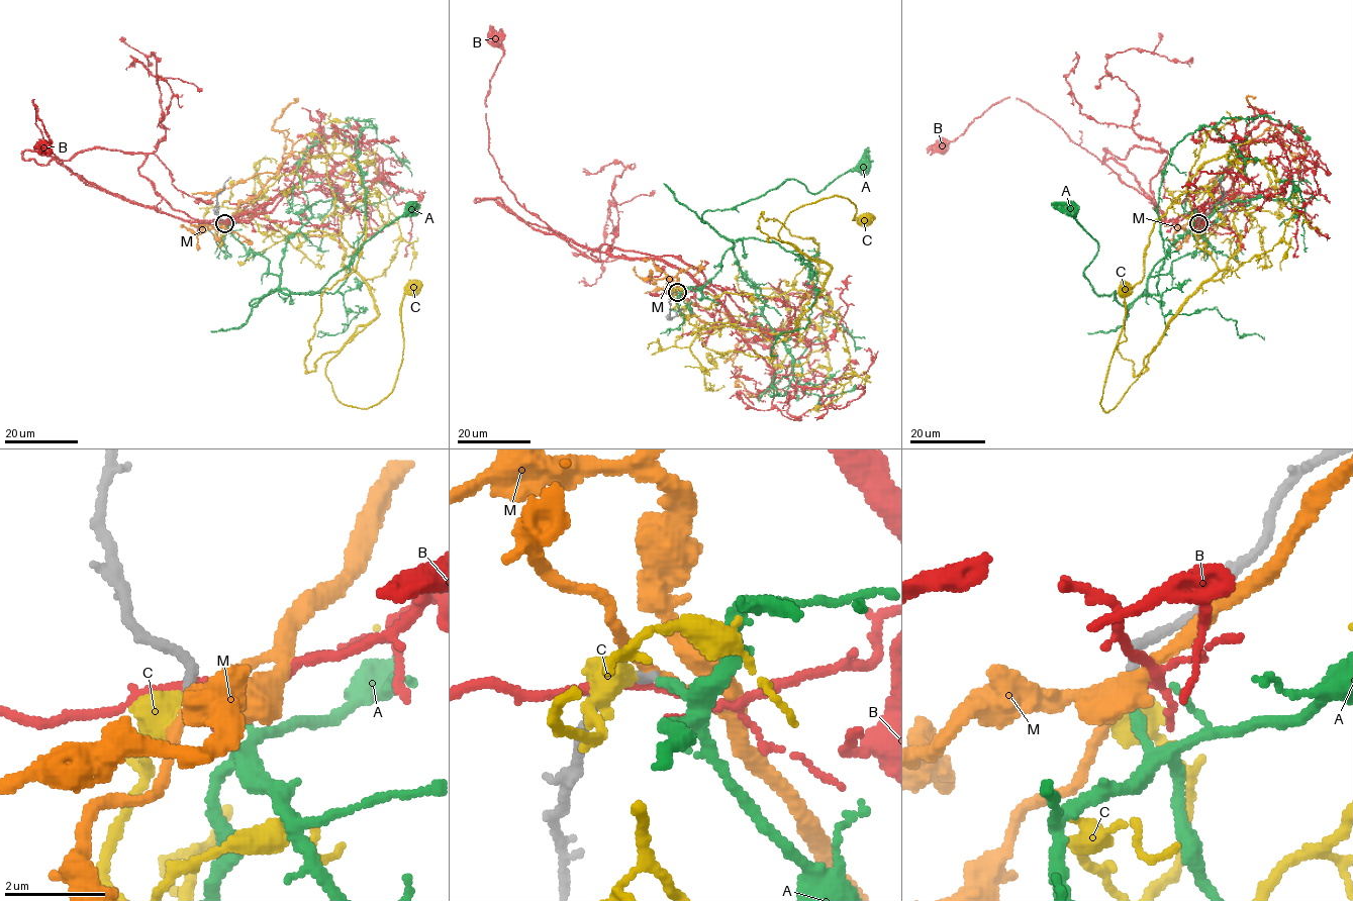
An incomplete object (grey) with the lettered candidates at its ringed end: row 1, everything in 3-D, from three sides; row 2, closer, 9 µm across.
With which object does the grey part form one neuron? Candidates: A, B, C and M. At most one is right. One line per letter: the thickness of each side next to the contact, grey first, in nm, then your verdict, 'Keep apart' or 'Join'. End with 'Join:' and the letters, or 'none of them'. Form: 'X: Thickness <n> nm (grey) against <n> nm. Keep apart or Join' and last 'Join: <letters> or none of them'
A: Thickness 200 nm (grey) against 190 nm. Join
B: Thickness 240 nm (grey) against 160 nm. Keep apart
C: Thickness 240 nm (grey) against 550 nm. Keep apart
M: Thickness 240 nm (grey) against 190 nm. Keep apart
Join: A

